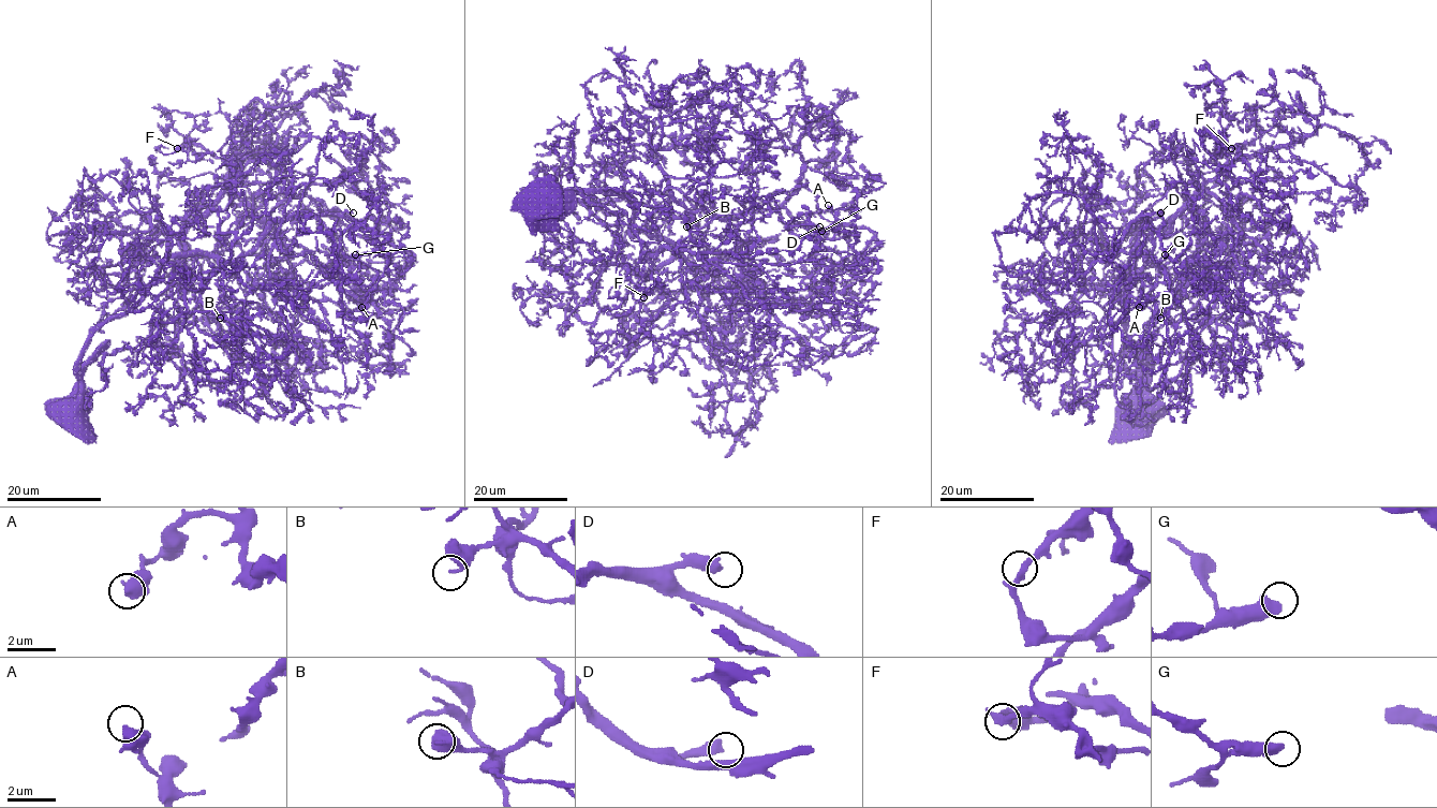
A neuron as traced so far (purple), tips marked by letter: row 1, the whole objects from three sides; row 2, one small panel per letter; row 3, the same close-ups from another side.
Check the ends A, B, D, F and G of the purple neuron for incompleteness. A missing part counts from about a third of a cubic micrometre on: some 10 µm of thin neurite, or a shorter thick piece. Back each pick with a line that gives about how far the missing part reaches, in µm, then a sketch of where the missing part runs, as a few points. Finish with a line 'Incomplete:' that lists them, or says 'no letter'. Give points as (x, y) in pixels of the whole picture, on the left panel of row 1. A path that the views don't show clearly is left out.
D: Missing length about 25 µm. Course of what is missing: (353, 212), (358, 199), (376, 201), (386, 216), (379, 219), (363, 214), (349, 221)
Incomplete: D

